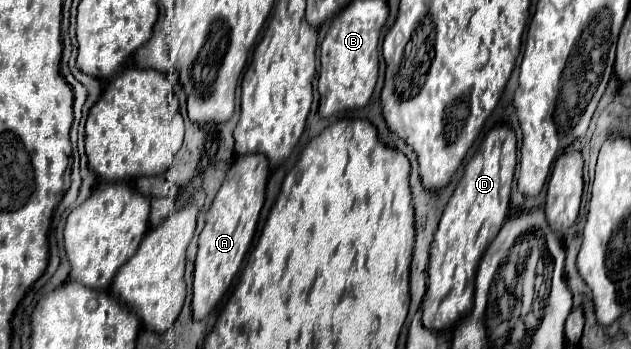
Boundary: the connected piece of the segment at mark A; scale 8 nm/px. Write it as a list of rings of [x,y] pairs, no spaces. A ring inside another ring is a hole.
[[[264,155],[238,157],[206,213],[206,225],[198,237],[198,255],[194,269],[192,315],[196,321],[204,319],[216,307],[216,303],[228,291],[236,273],[242,267],[266,197],[268,171],[264,169],[268,169],[268,161]]]

